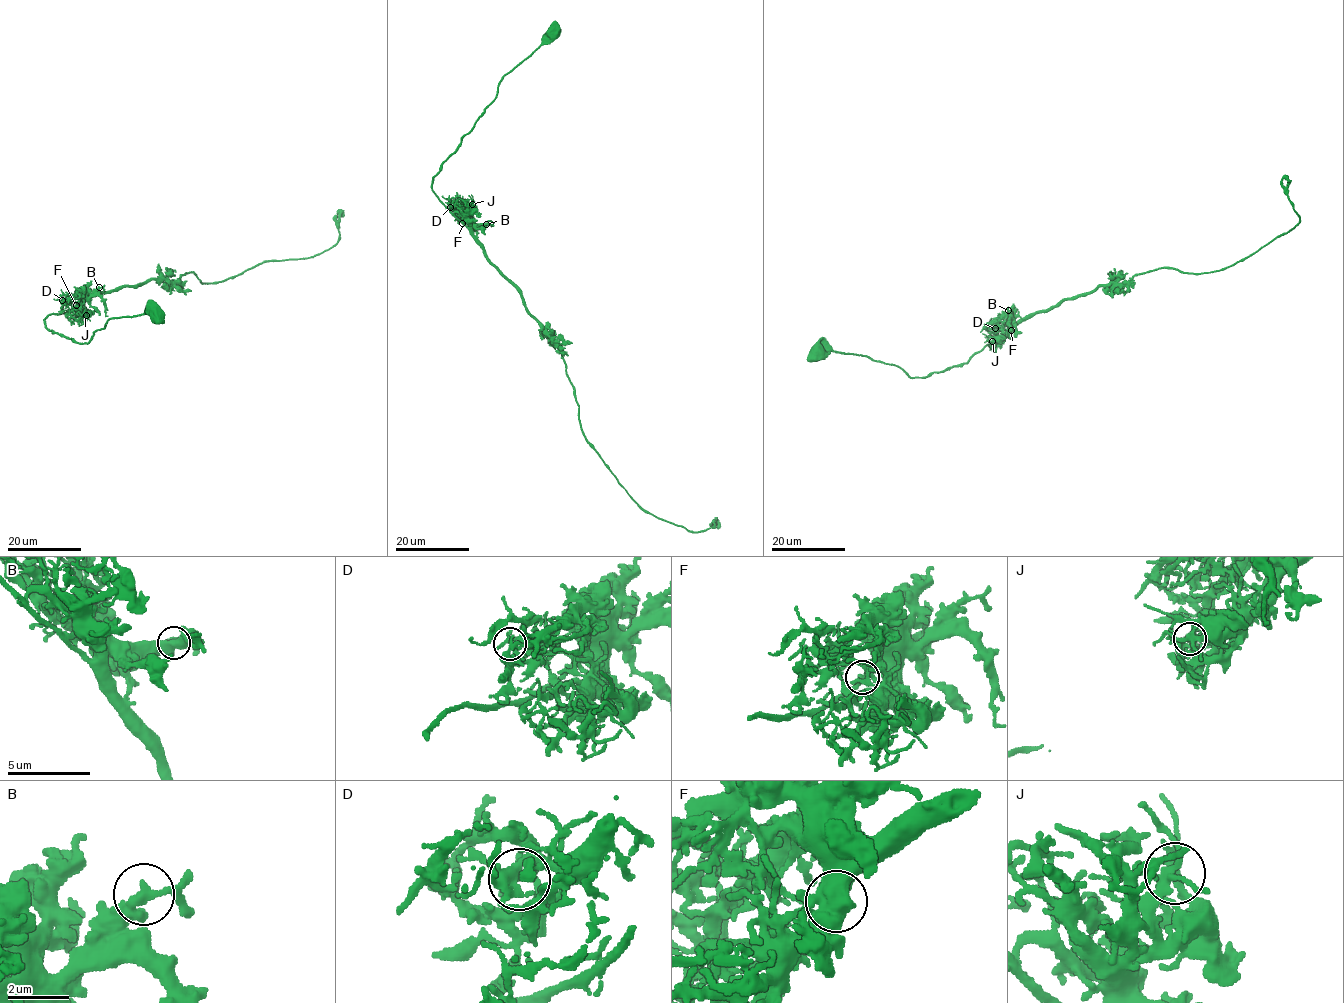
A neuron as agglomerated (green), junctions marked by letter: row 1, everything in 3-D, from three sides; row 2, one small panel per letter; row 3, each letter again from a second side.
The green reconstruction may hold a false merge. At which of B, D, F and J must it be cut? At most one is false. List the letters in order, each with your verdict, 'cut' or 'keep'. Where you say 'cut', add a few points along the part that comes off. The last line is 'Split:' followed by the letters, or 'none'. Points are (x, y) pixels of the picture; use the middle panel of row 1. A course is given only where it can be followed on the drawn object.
B: keep
D: keep
F: keep
J: keep
Split: none

